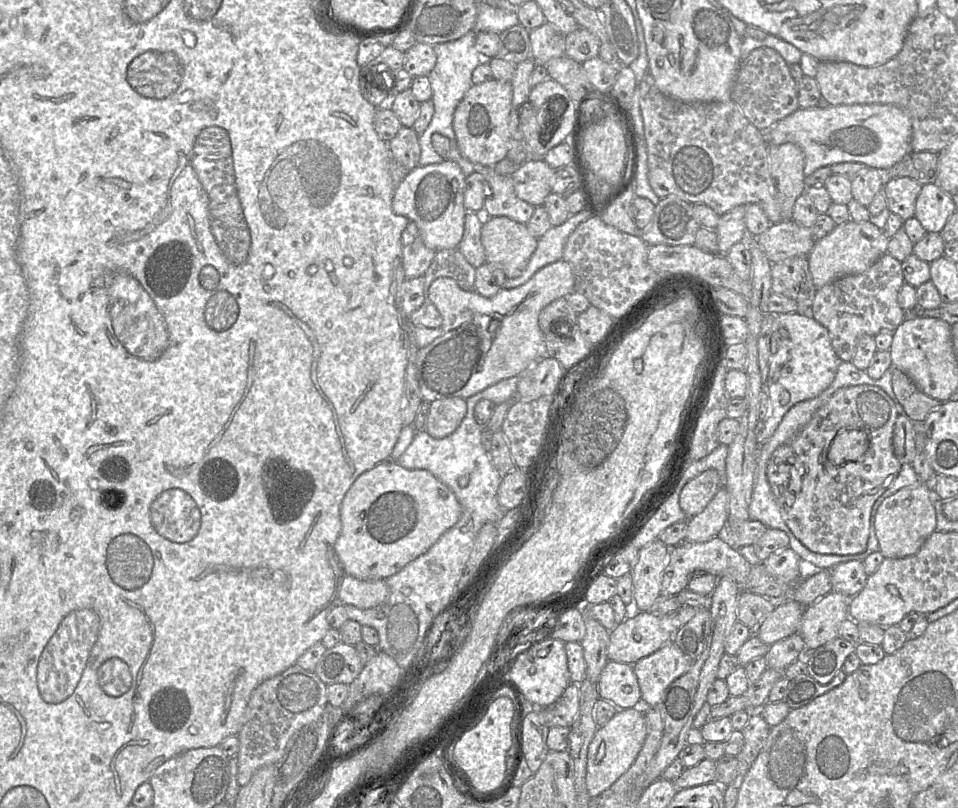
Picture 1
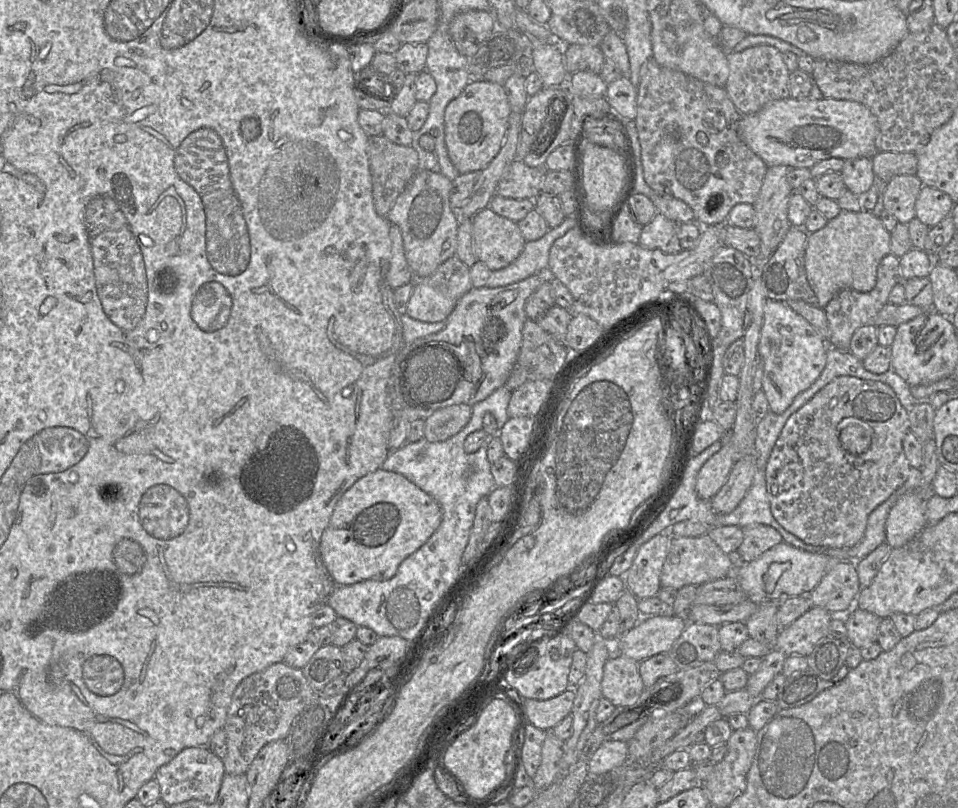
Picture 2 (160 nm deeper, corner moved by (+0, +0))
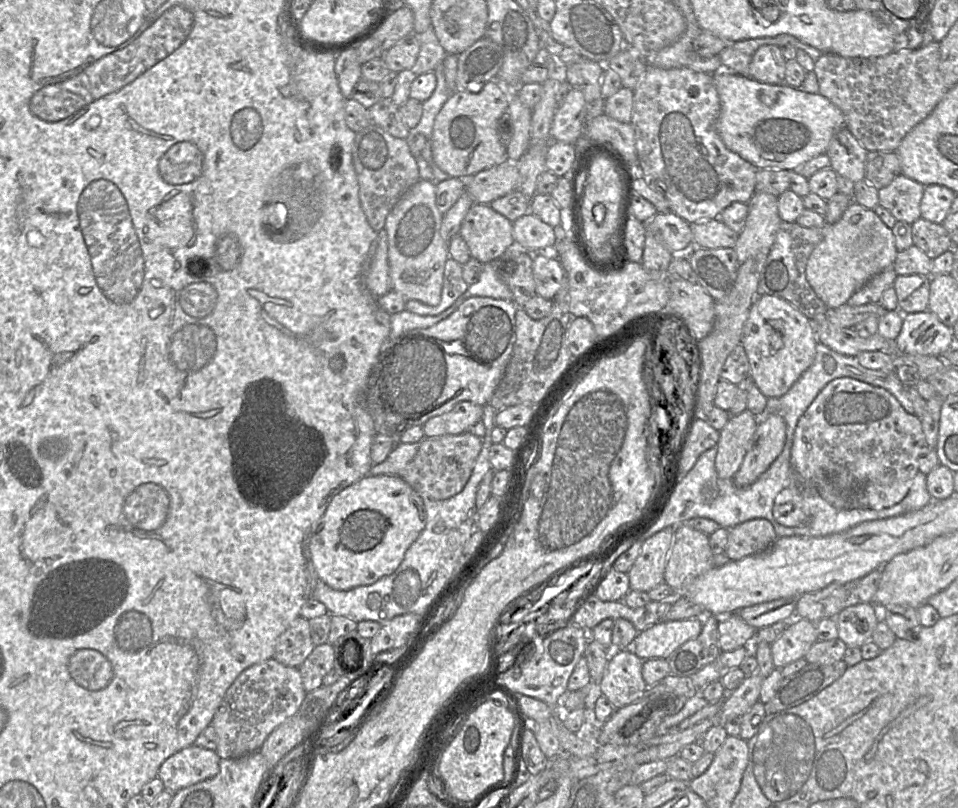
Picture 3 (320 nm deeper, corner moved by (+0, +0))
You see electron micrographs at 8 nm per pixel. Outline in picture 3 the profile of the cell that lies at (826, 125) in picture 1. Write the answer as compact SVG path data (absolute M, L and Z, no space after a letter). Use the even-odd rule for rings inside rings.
M726 70L712 75L721 106L715 128L729 150L758 169L798 170L805 162L826 153L831 138L845 127L842 111L820 93L808 93L787 84L766 84Z

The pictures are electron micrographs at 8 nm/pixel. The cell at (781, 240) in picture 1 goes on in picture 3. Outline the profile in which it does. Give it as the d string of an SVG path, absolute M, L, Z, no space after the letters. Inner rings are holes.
M718 218L692 223L693 246L701 248L734 248L738 234Z

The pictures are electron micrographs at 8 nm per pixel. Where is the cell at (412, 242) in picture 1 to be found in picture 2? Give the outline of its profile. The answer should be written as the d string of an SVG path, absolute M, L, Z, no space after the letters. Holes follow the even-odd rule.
M397 225L390 227L392 242L391 259L387 273L387 281L392 289L397 289L413 282L413 273L407 263L401 231Z

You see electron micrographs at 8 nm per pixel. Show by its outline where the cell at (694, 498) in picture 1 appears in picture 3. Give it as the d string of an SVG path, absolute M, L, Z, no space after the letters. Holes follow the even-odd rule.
M745 410L731 416L719 431L715 469L722 479L732 479L740 468L747 453L755 431L758 418Z

